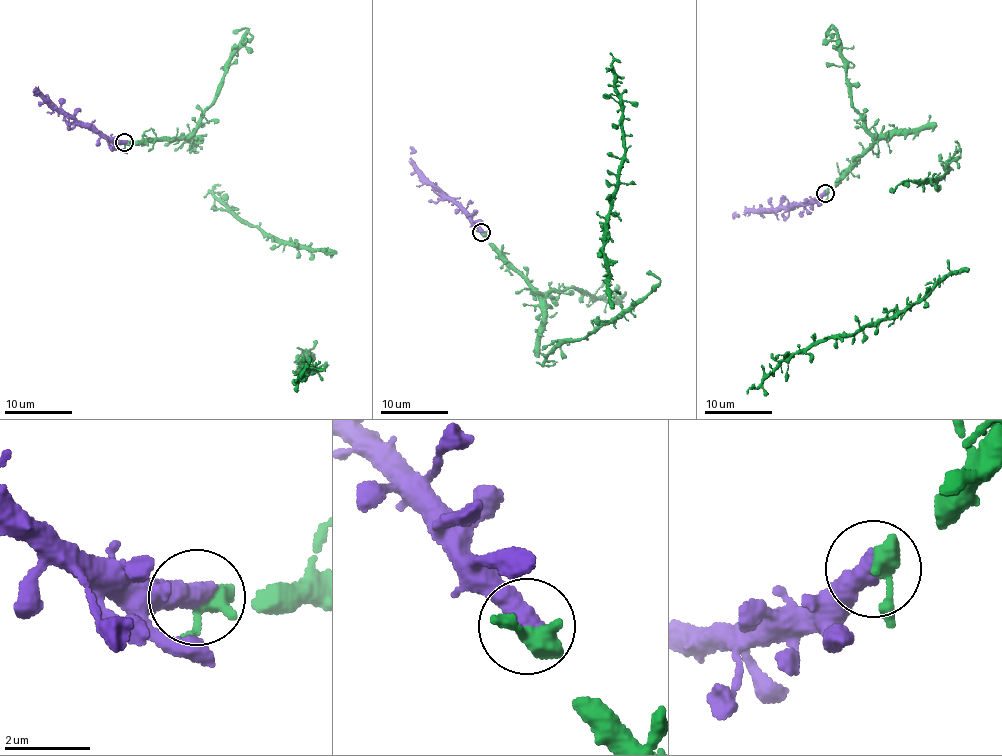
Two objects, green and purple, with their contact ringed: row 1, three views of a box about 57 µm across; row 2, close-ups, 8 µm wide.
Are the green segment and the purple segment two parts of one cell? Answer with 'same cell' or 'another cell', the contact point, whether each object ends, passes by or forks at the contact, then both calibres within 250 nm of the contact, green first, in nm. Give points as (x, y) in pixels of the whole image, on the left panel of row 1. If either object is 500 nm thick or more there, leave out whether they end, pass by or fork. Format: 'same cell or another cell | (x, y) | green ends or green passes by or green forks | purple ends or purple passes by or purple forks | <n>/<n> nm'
same cell | (124, 142) | 500/550 nm

